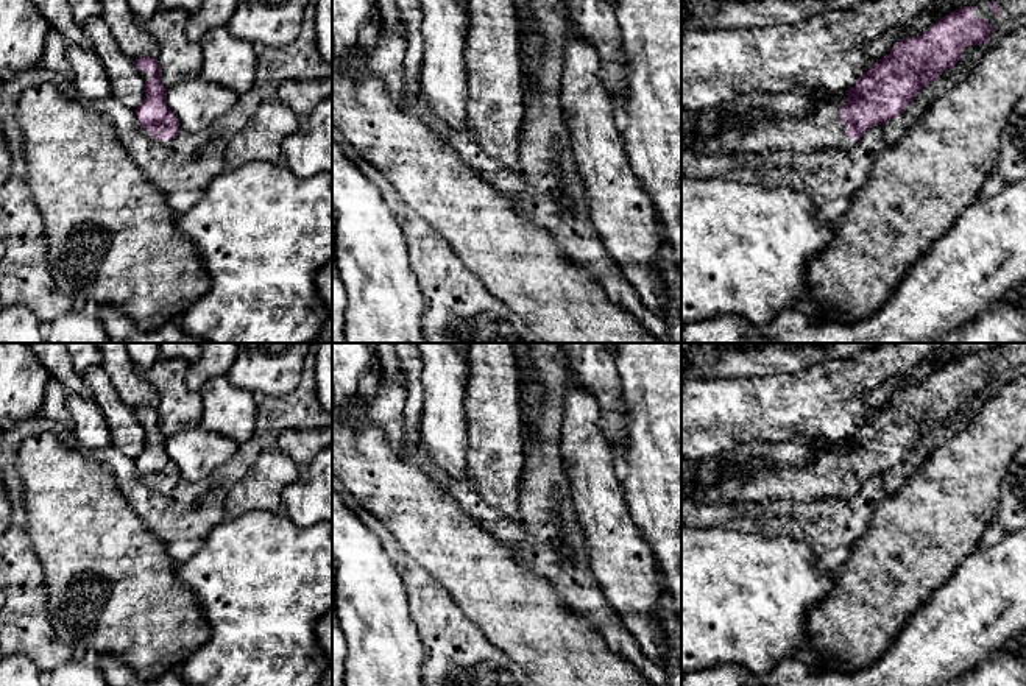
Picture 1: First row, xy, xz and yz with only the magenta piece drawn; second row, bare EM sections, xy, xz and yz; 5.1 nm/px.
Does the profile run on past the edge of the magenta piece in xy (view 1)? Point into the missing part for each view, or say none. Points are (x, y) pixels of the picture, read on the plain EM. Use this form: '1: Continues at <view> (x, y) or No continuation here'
1: Continues at xy (145, 482)

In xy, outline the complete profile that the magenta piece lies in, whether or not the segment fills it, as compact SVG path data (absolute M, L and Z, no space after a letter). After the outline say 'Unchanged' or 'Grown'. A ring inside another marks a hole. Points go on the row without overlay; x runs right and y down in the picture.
M142 405L136 408L136 416L139 421L151 423L151 427L145 432L143 451L136 458L142 483L150 491L162 496L170 494L181 480L181 474L167 455L167 437L161 432L157 408Z. Grown

